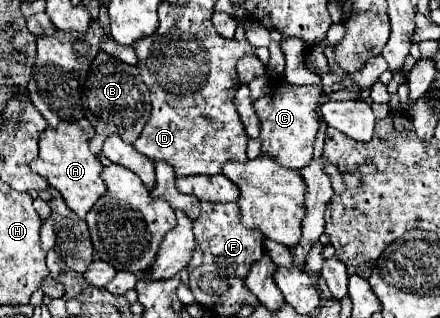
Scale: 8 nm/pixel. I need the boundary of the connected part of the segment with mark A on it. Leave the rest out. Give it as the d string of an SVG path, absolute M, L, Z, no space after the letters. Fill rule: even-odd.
M87 119L75 123L61 123L61 127L47 127L39 137L39 157L33 161L31 169L43 175L51 189L59 191L65 203L83 219L95 201L105 193L107 185L101 179L101 161L89 151L89 139L95 135L93 125Z

